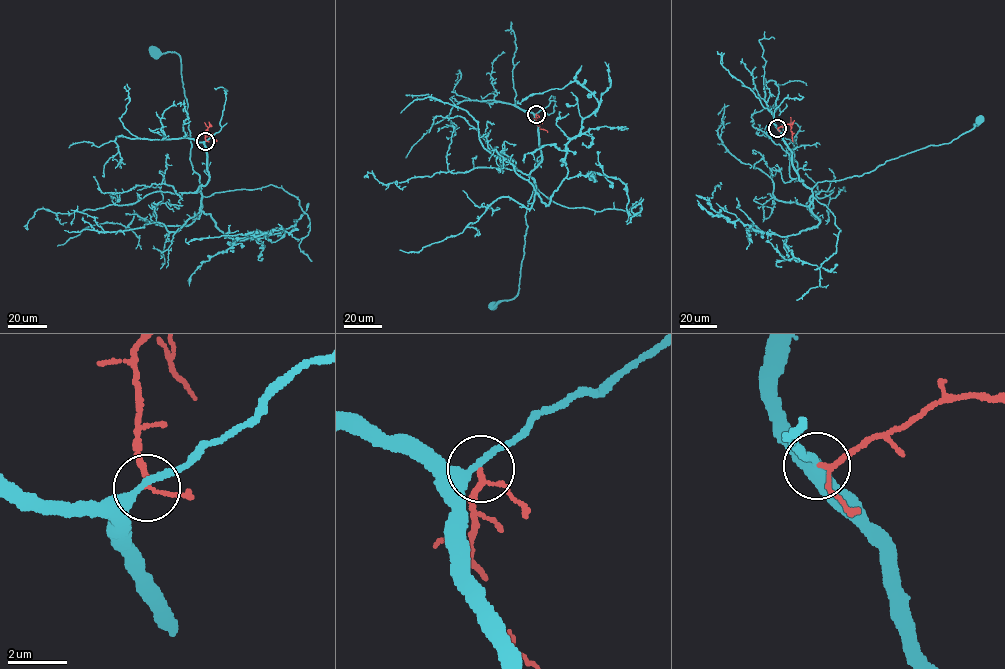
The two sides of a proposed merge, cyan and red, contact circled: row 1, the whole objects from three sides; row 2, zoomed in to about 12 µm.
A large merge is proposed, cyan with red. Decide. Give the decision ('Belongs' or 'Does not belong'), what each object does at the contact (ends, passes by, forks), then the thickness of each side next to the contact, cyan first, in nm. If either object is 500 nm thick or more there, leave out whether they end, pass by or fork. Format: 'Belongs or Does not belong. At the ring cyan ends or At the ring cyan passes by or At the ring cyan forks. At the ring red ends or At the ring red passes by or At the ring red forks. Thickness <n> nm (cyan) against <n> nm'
Does not belong. At the ring cyan passes by. At the ring red passes by. Thickness 240 nm (cyan) against 130 nm

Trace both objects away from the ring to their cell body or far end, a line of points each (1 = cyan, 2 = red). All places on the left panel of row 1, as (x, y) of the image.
1: (206, 140), (208, 182), (196, 191), (199, 176), (189, 159), (181, 58), (175, 52), (154, 50)
2: (206, 141), (207, 129), (208, 135), (216, 141)

